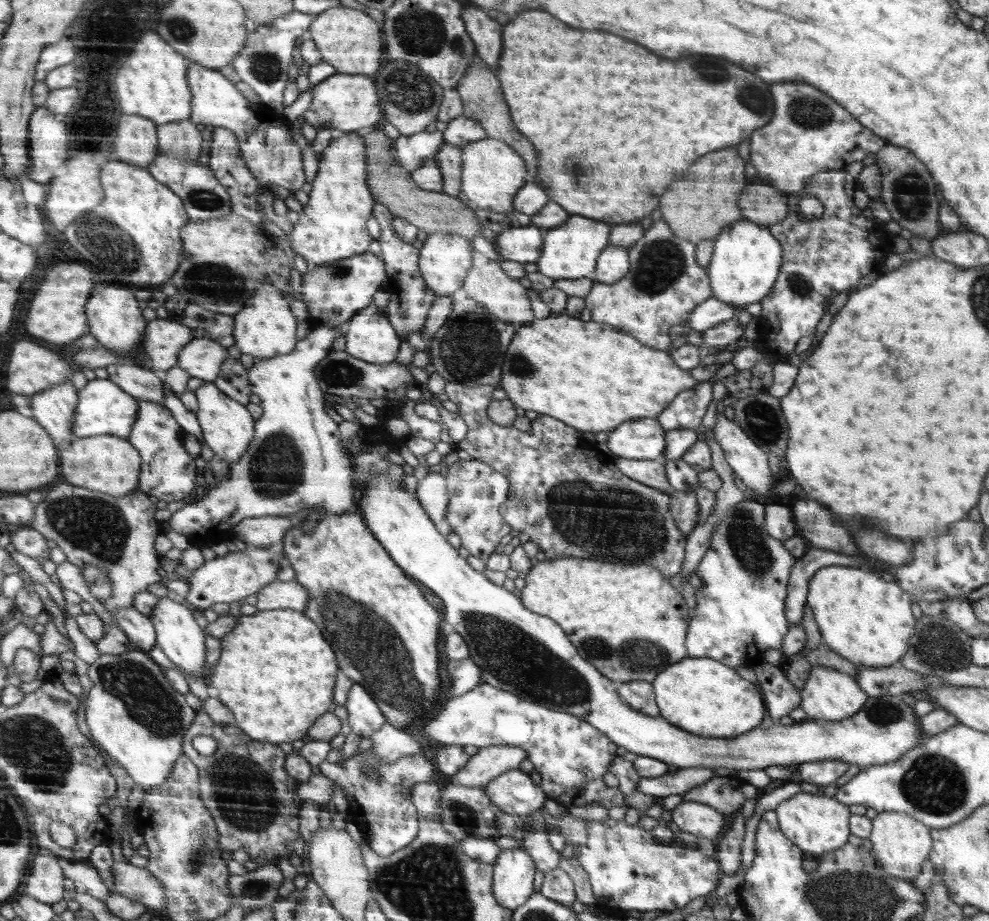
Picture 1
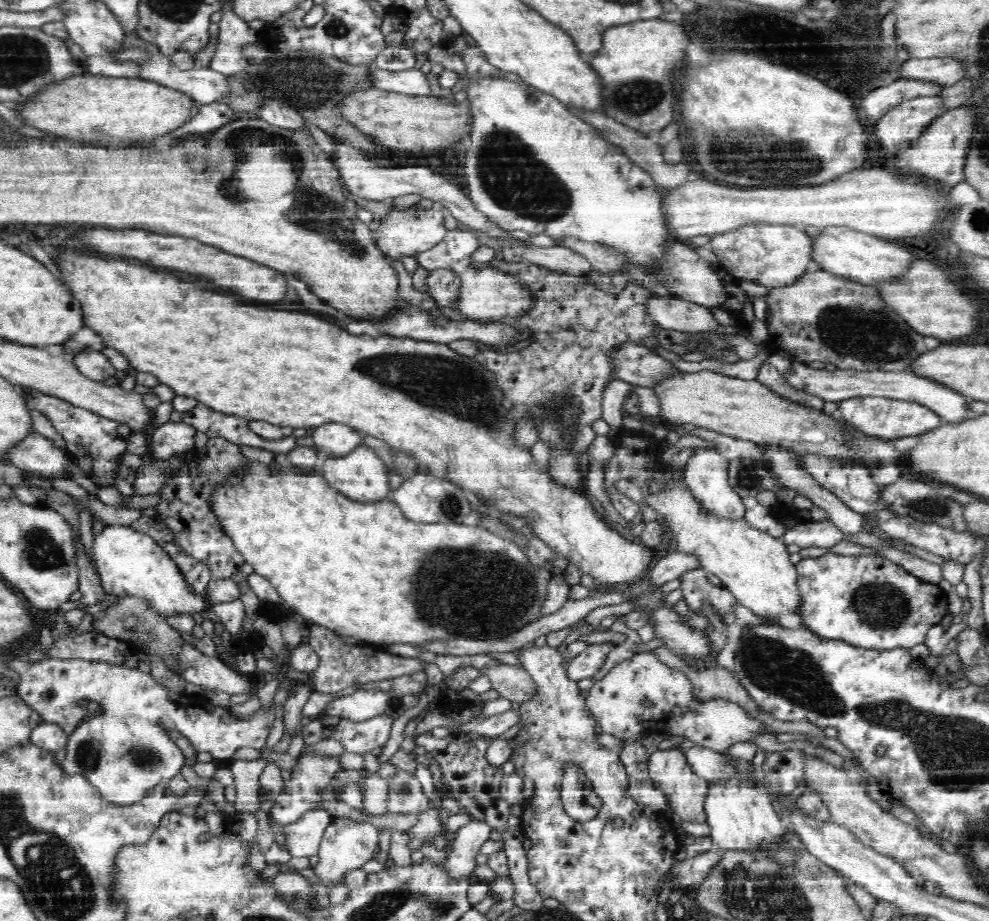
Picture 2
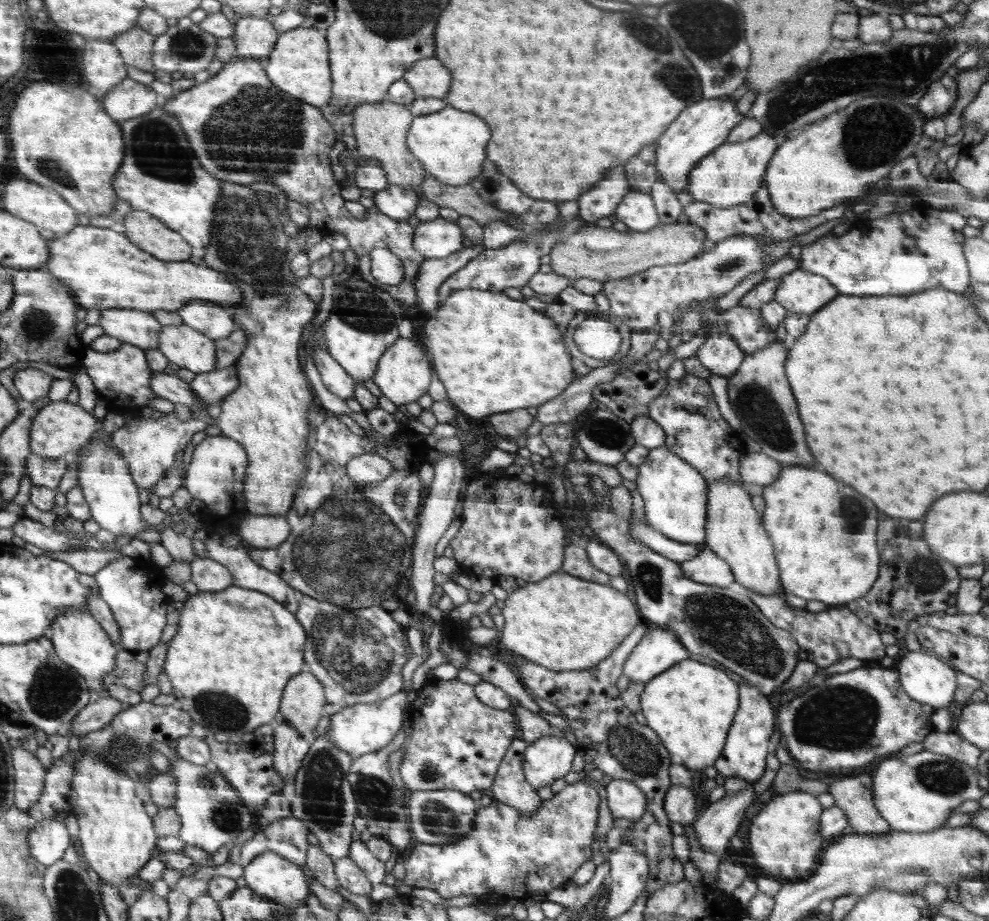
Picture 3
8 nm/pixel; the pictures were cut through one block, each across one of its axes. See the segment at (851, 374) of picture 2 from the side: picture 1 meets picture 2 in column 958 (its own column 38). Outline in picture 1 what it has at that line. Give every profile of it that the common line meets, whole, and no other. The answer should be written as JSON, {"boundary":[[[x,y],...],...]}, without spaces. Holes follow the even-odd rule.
{"boundary":[[[72,380],[48,388],[32,397],[34,418],[43,424],[56,440],[76,440],[74,421],[79,409],[80,395]]]}

